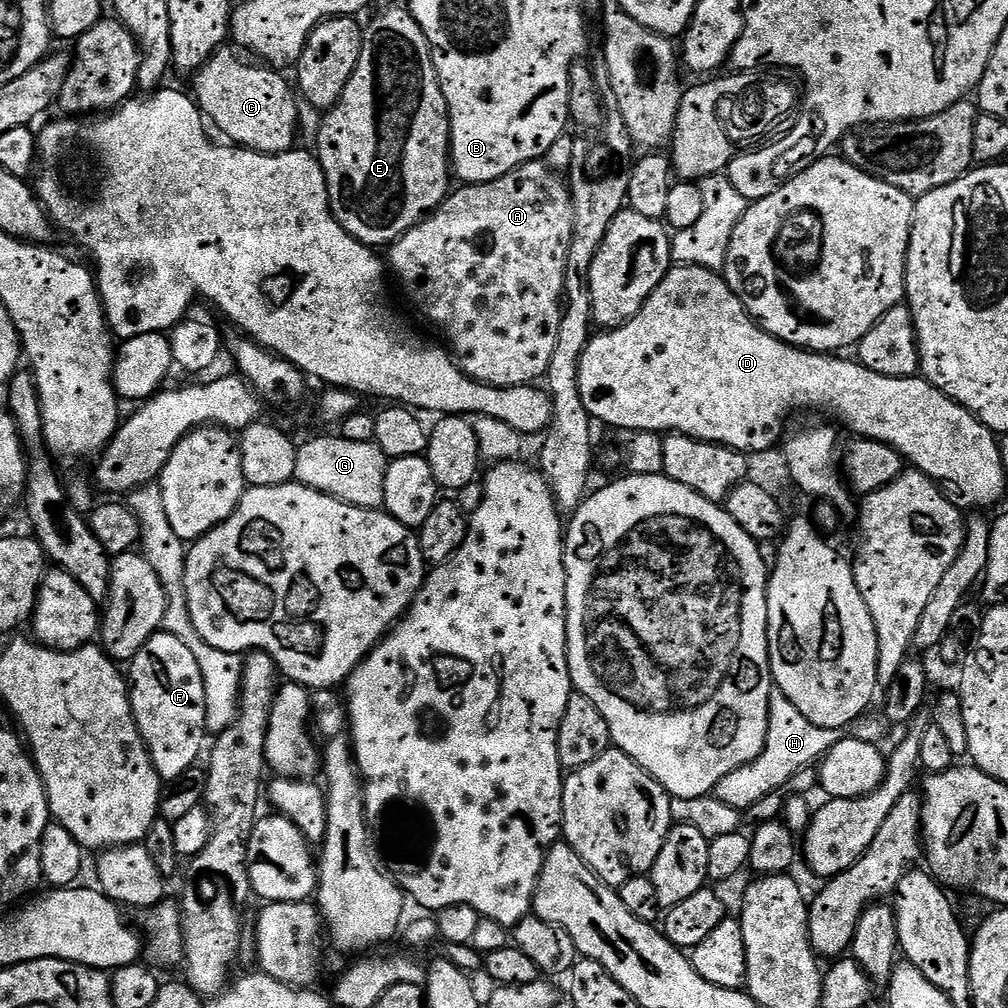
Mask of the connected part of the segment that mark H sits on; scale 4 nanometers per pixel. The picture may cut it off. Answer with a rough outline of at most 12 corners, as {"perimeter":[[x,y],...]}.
{"perimeter":[[773,691],[762,754],[719,799],[748,810],[842,739]]}

